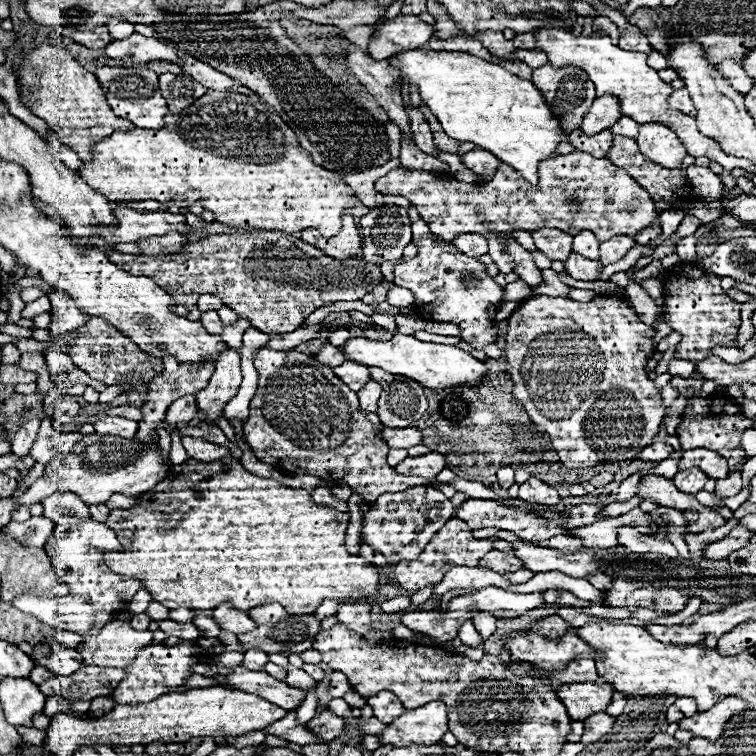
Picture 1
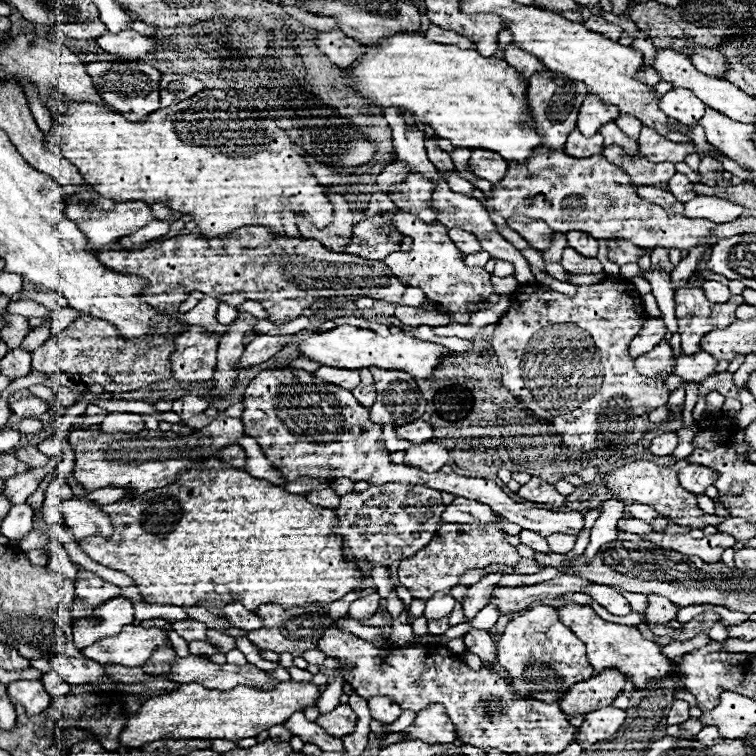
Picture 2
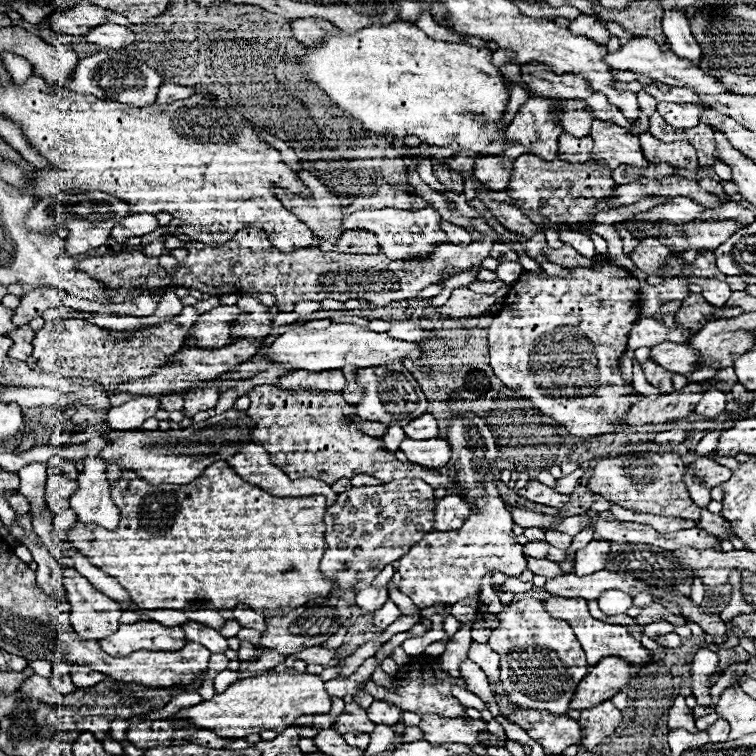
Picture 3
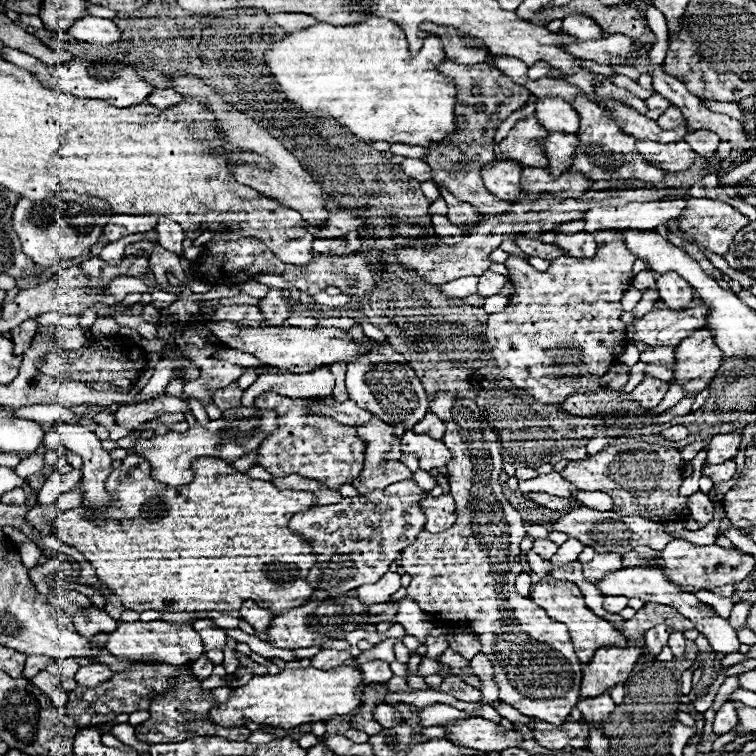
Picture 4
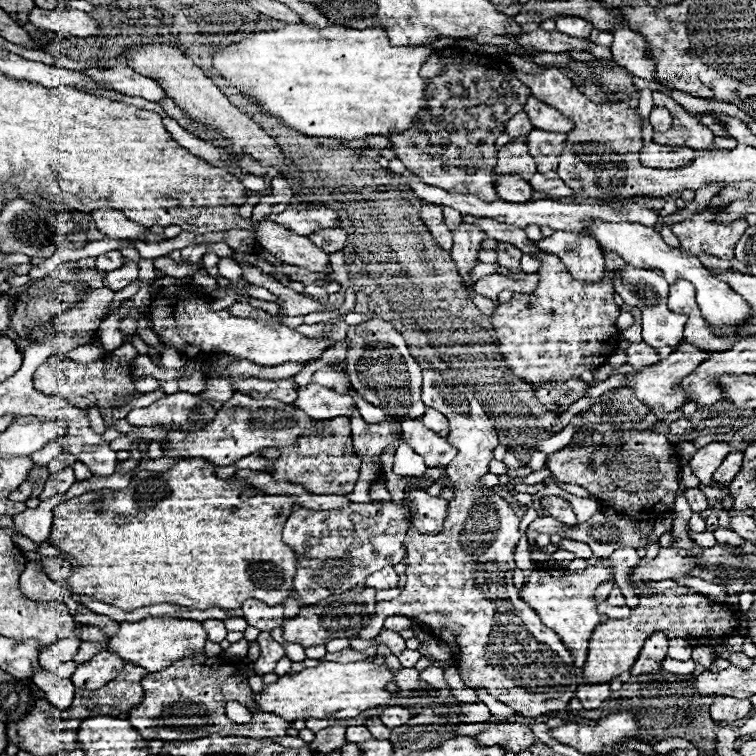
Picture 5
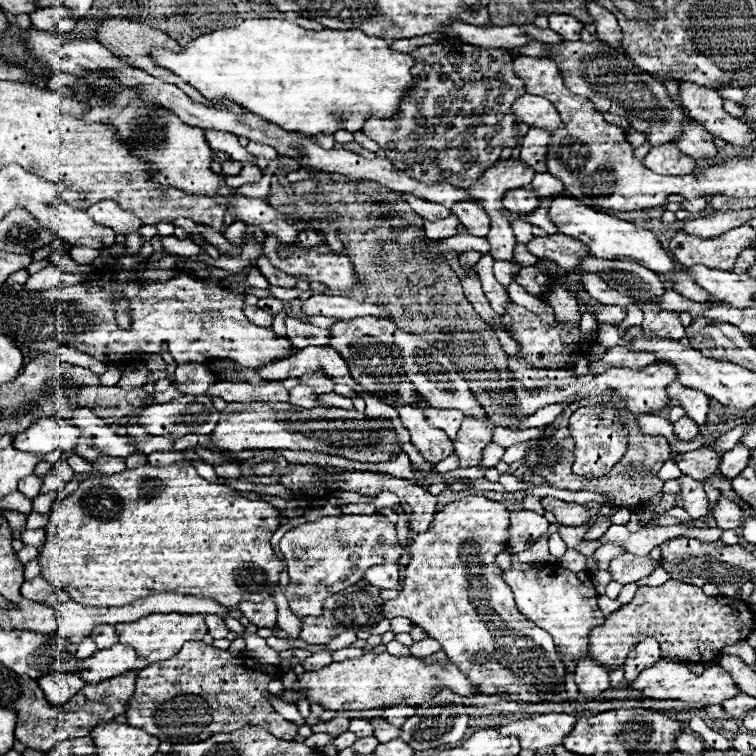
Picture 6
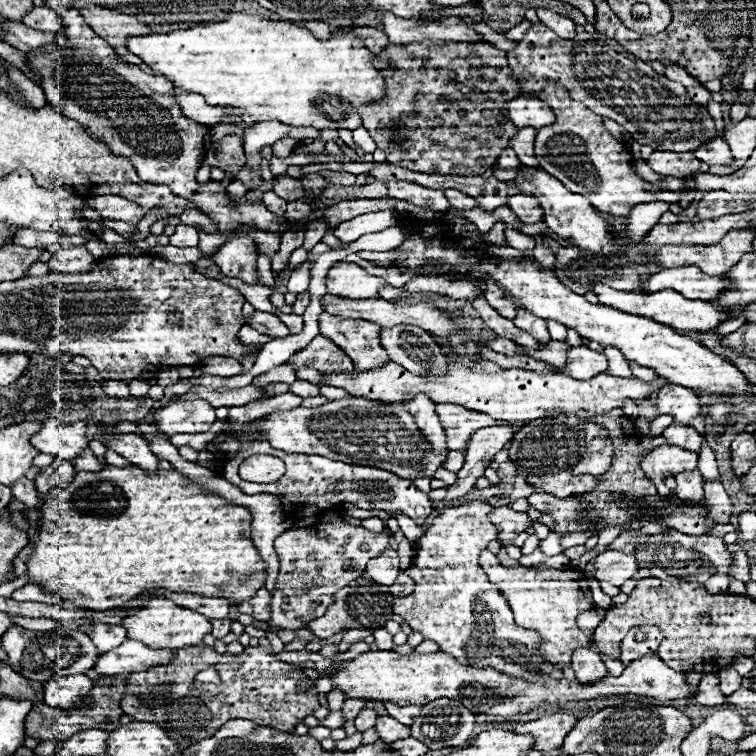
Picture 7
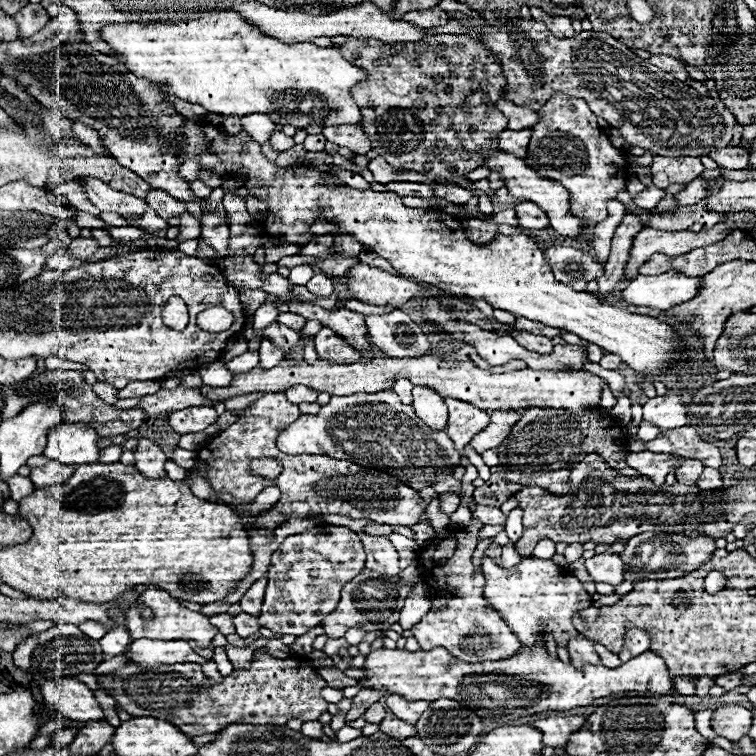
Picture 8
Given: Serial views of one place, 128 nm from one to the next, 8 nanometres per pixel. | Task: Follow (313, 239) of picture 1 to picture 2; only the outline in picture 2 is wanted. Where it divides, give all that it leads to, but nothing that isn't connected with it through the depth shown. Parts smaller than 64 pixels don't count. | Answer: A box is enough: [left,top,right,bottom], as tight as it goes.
[298,188,354,252]

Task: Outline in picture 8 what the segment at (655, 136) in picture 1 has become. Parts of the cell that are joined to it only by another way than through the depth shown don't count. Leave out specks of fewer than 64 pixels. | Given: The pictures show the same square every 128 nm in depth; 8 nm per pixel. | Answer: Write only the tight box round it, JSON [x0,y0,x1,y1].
[650,156,704,188]

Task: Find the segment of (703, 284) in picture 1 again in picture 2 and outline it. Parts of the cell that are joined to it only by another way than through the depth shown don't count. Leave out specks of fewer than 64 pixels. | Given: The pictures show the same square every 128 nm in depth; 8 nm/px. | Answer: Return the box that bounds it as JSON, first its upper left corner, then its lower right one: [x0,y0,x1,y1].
[674,284,744,352]

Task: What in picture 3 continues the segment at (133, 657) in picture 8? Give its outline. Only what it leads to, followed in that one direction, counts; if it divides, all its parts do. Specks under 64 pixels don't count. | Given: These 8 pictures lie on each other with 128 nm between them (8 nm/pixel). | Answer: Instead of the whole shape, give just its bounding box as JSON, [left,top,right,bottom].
[70,664,110,688]

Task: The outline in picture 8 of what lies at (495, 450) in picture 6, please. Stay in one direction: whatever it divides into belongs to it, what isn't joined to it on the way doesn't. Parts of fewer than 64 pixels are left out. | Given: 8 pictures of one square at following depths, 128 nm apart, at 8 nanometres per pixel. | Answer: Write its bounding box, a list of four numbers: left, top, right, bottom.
[440,412,520,514]

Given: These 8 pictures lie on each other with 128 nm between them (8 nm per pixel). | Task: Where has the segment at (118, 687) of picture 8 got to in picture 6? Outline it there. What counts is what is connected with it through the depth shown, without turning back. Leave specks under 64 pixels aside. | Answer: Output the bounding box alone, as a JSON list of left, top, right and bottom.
[126,642,298,742]

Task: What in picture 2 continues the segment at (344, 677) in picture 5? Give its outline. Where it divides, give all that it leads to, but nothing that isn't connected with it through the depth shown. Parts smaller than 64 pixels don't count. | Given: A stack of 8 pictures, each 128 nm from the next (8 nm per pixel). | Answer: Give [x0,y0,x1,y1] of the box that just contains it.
[120,680,318,748]

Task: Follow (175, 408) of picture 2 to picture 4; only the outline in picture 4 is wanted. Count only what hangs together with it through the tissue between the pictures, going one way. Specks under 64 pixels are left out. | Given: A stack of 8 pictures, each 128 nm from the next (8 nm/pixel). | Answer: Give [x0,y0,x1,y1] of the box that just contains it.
[184,360,244,404]

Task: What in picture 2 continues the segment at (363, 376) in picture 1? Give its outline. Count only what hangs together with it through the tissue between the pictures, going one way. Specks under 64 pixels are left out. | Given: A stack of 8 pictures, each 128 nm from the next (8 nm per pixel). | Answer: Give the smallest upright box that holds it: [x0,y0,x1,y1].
[314,366,360,388]

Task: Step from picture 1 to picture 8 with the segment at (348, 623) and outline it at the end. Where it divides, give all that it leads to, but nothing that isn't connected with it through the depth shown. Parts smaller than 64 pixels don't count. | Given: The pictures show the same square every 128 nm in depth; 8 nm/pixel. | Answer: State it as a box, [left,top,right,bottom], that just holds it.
[360,532,398,576]

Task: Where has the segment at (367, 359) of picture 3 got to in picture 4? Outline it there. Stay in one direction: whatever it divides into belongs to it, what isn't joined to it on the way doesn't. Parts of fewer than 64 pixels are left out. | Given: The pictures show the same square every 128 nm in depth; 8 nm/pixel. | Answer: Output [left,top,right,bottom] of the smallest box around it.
[208,322,378,372]

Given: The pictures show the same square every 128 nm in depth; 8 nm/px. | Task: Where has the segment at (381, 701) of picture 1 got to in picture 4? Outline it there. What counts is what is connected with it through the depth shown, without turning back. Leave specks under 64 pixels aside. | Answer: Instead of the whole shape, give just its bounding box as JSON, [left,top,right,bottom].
[374,704,404,728]

